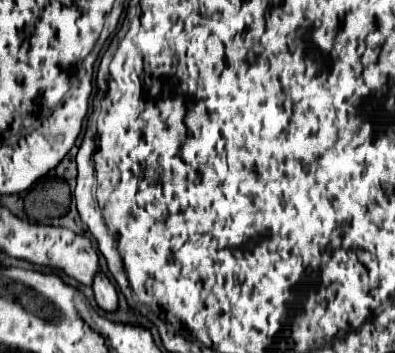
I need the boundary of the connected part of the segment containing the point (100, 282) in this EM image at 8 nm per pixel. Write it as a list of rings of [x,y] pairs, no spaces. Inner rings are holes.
[[[101,272],[95,274],[93,278],[93,292],[95,292],[95,300],[103,310],[115,310],[117,308],[117,292],[113,288],[113,284],[109,282],[109,278]]]

